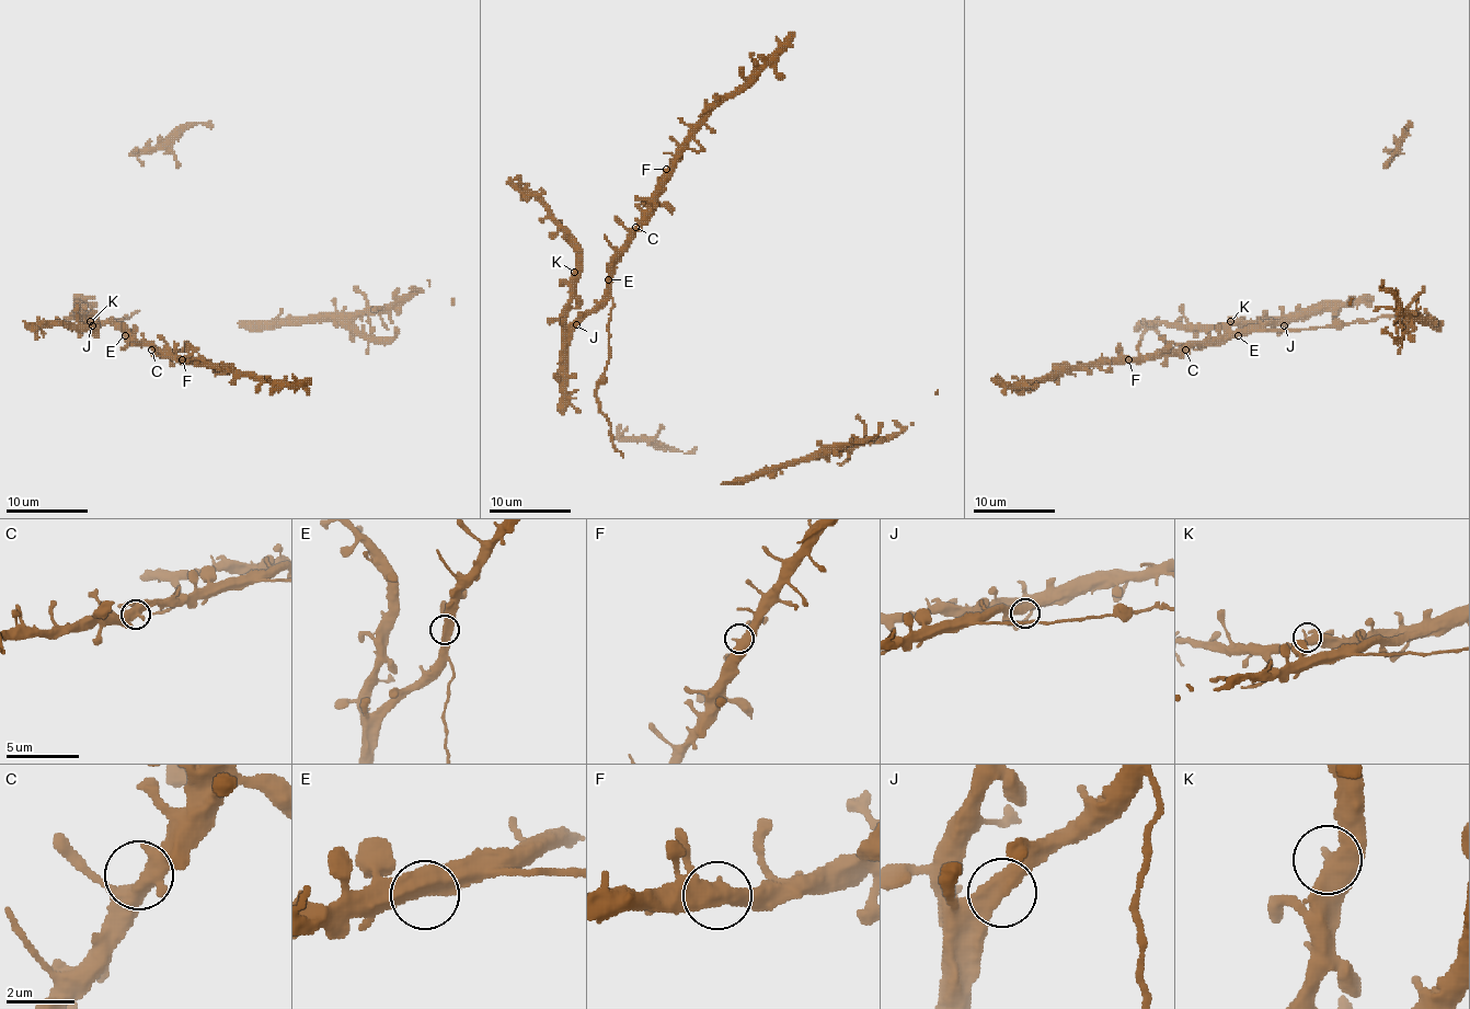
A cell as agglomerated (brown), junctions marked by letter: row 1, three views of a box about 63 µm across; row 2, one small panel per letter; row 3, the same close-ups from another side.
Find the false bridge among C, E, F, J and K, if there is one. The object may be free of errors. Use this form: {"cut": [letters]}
{"cut": ["E"]}

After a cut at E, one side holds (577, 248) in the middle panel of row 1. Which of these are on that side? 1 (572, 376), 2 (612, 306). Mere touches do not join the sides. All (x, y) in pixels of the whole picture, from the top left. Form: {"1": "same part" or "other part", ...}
{"1": "same part", "2": "other part"}

